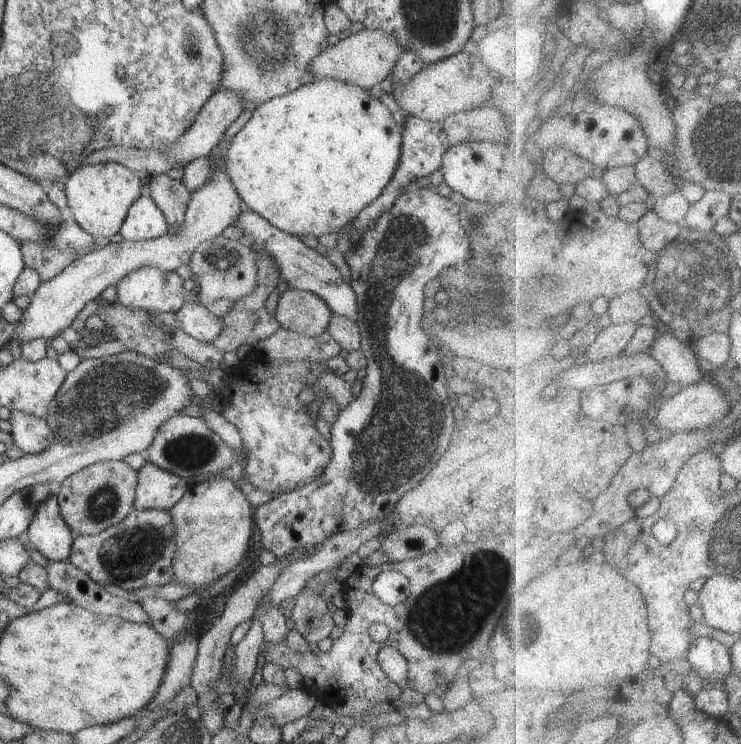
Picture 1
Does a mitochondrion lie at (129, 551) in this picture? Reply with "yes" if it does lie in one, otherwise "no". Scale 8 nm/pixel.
yes

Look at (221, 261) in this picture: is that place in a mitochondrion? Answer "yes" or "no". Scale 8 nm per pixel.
yes

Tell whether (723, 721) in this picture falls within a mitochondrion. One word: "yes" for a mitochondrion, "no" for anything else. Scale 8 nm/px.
no

